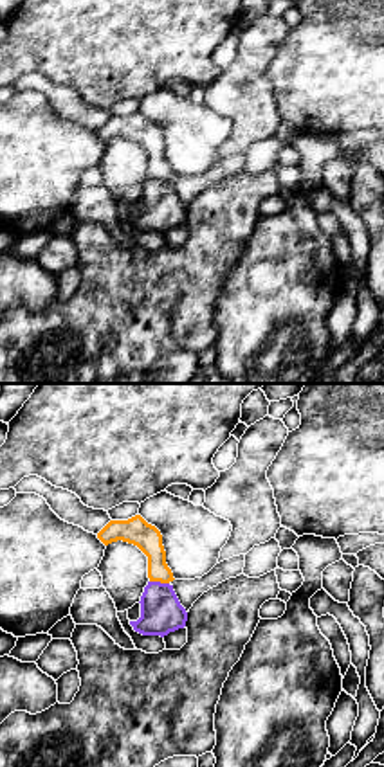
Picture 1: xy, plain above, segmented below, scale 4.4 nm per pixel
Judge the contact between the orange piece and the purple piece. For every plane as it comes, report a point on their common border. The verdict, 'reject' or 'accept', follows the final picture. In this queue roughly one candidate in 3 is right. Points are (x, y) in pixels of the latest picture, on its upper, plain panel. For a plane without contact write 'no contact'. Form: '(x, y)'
(159, 177)

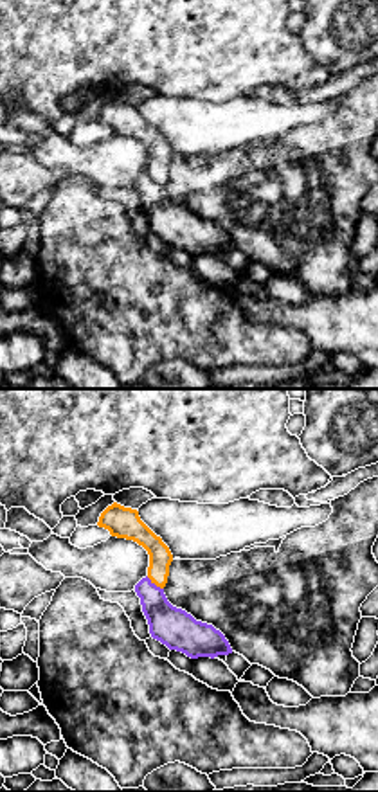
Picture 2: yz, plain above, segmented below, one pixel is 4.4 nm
(155, 180)

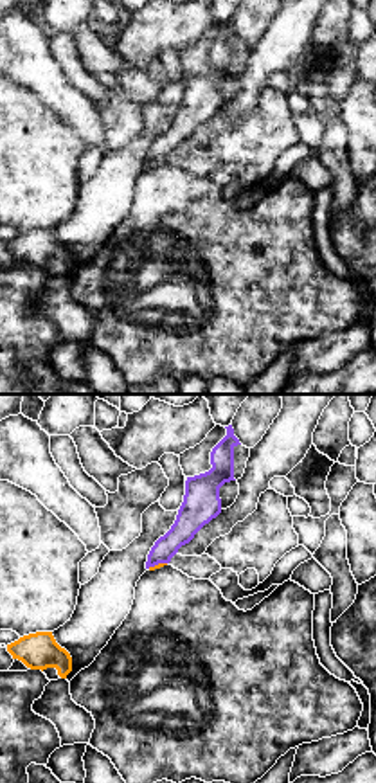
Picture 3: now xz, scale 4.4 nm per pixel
(159, 161)

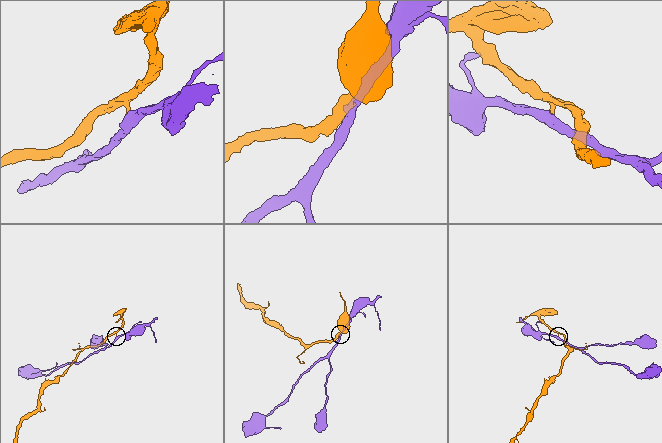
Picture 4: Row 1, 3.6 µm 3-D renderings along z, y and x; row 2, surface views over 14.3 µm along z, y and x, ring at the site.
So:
reject

